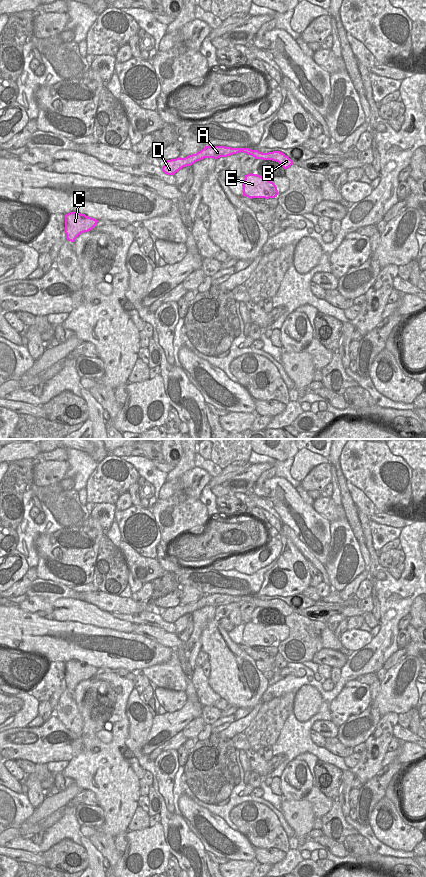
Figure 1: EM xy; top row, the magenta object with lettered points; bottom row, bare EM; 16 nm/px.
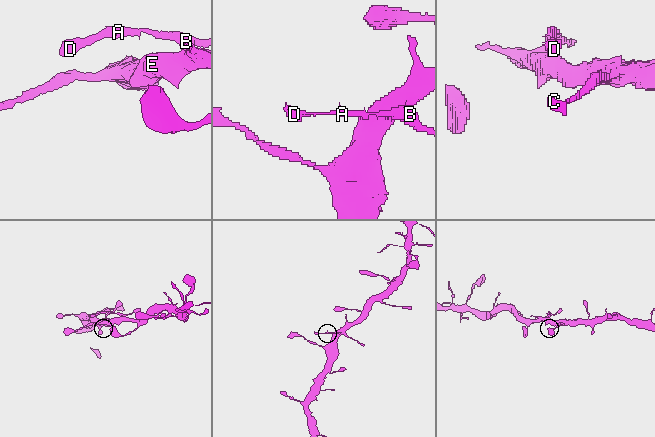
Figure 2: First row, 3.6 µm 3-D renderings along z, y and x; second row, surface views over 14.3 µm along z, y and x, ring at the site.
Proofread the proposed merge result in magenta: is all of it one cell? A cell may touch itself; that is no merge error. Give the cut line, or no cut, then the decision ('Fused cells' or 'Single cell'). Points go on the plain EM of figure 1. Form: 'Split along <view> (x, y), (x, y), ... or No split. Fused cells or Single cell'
No split. Single cell

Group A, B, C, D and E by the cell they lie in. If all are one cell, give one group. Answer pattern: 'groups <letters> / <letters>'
groups A B C D E

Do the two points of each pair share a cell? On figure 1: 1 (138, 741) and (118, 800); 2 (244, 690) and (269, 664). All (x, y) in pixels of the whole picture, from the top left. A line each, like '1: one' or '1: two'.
1: two
2: two

